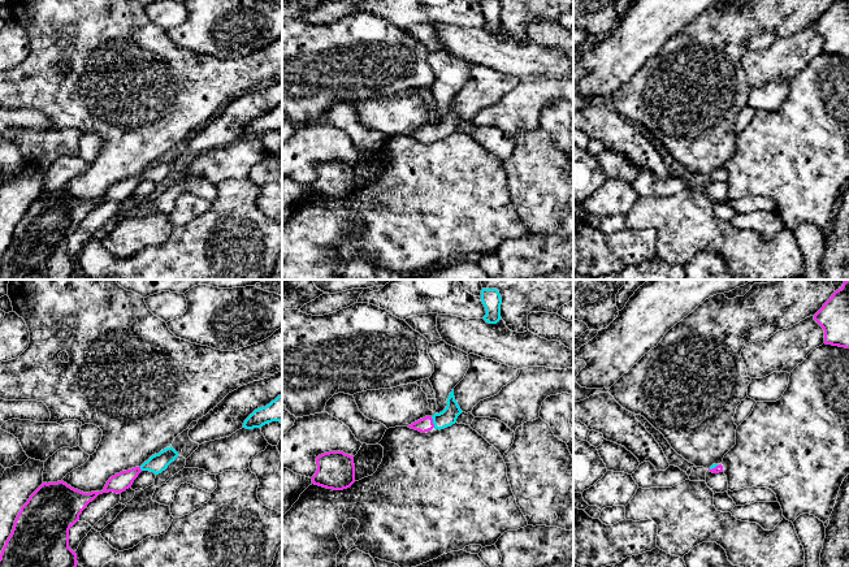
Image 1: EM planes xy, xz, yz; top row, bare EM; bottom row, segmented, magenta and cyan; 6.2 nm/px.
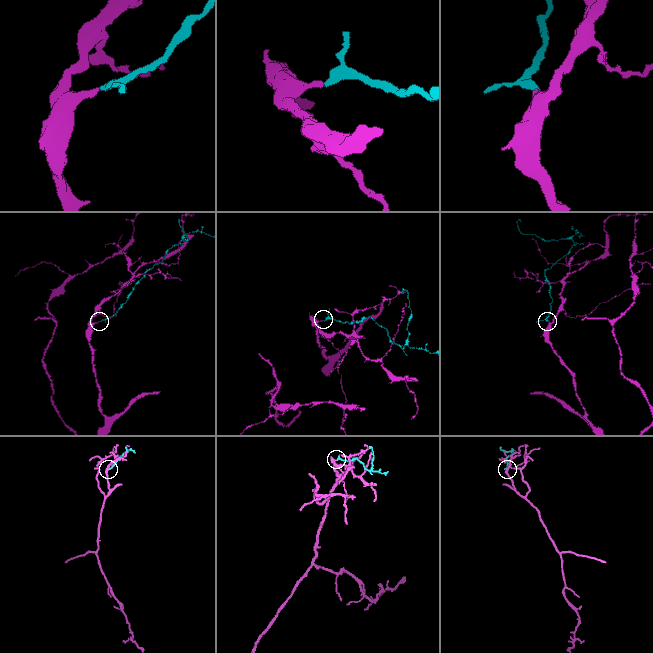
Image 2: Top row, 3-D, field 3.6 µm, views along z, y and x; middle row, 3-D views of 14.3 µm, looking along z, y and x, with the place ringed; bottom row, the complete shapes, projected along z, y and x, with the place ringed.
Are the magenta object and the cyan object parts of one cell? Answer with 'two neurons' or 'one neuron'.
one neuron

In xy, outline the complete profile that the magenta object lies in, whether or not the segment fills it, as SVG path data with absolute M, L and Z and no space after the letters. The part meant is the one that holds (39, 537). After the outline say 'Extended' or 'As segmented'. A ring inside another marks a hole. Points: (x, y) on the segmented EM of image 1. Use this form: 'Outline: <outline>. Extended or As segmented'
Outline: M170 446L152 455L140 467L122 471L112 476L101 492L83 493L66 482L43 482L21 507L10 536L0 554L0 567L77 567L77 554L69 547L69 529L79 520L79 515L99 494L122 493L131 488L142 471L161 473L179 456Z. Extended

